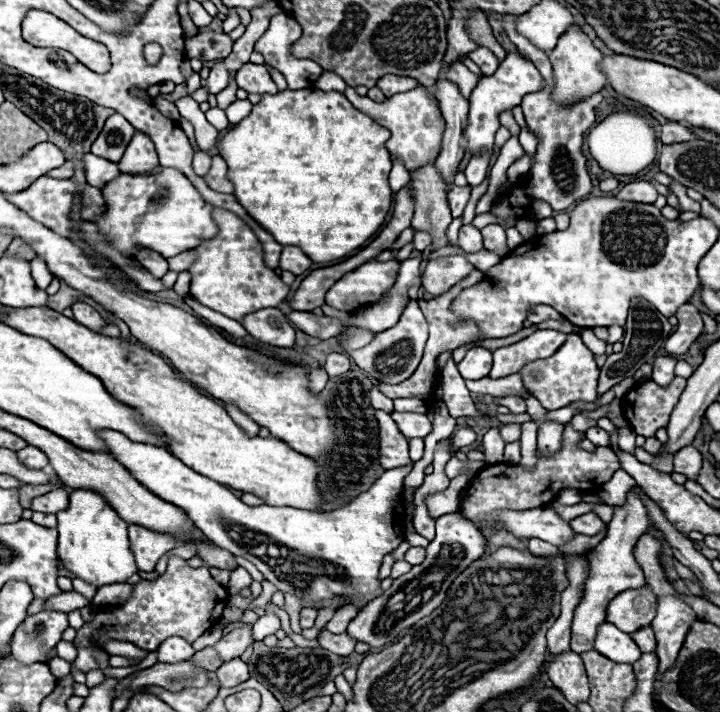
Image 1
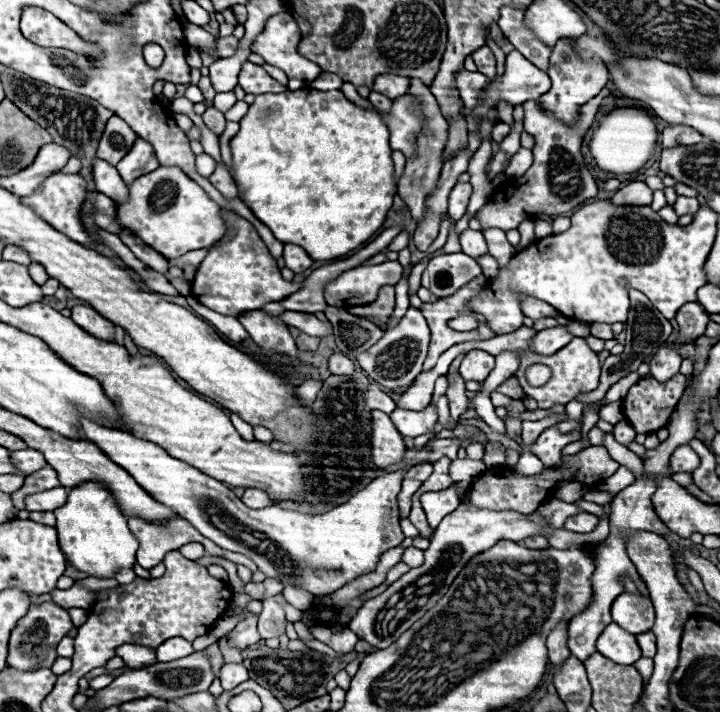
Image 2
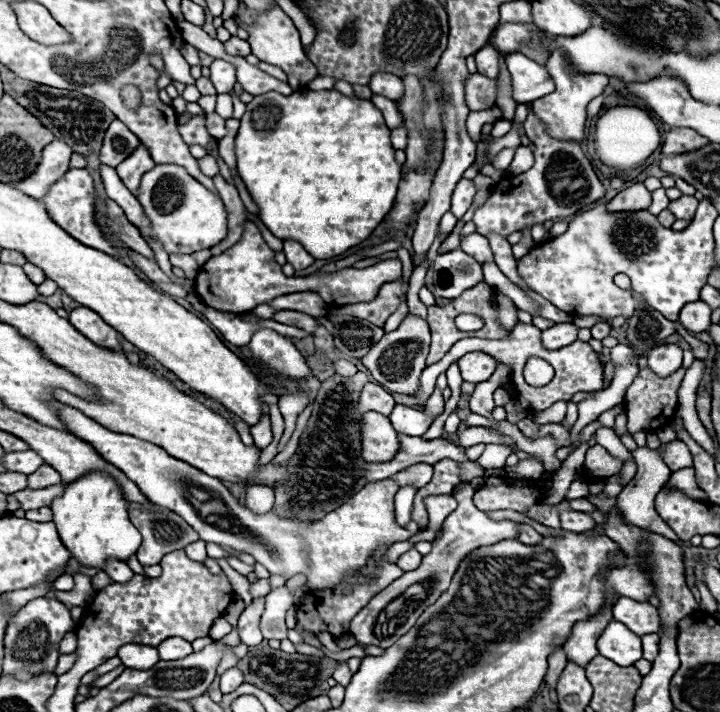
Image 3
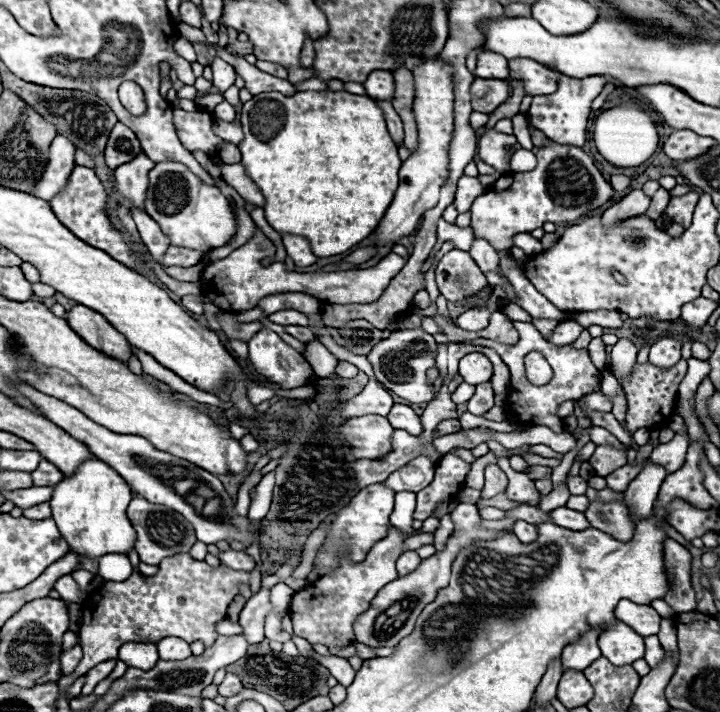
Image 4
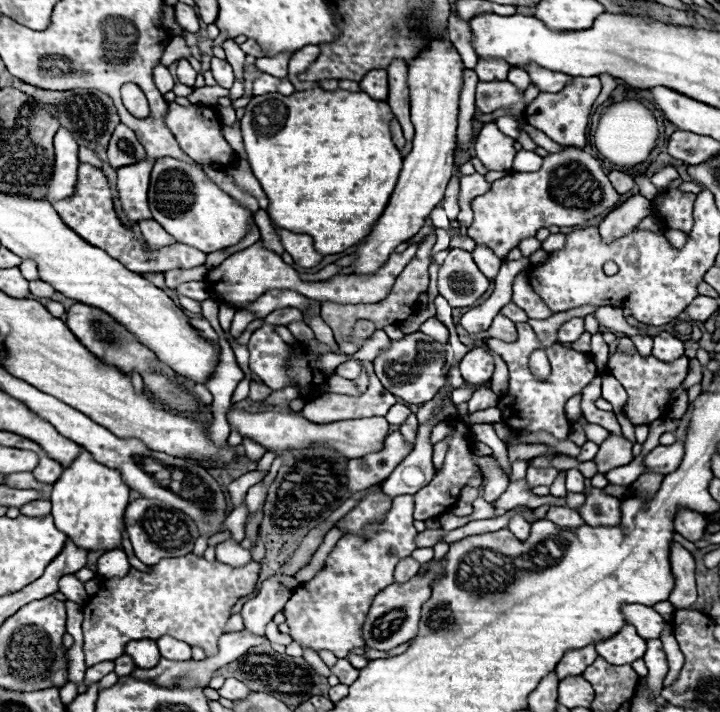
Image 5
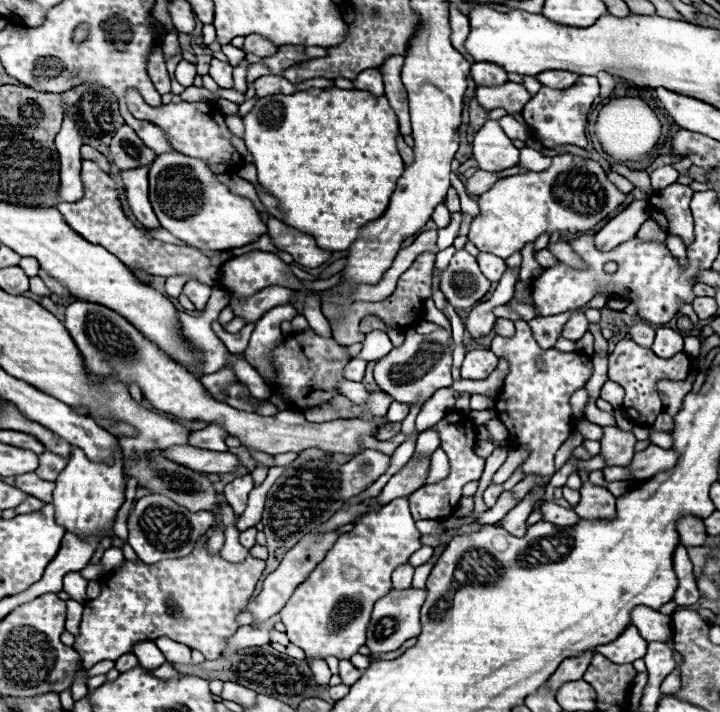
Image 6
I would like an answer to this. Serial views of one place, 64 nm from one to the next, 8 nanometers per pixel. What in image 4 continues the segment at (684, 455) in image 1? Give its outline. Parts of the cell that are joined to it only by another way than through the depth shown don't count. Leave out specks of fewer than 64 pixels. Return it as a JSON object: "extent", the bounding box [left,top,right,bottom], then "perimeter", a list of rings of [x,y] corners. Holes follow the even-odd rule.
{"extent":[650,434,689,472],"perimeter":[[[676,434],[670,442],[660,444],[658,448],[652,450],[650,460],[654,464],[664,466],[668,472],[676,472],[678,468],[684,466],[686,462],[686,454],[688,454],[689,438]]]}

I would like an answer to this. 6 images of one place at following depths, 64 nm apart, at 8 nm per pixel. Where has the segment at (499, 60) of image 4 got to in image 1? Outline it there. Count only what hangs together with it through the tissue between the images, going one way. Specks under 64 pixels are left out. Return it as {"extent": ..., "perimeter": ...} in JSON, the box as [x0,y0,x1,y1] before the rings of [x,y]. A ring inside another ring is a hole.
{"extent":[468,48,498,76],"perimeter":[[[478,48],[478,50],[472,50],[470,54],[468,54],[478,66],[480,66],[480,70],[482,70],[482,74],[484,76],[490,76],[492,72],[496,72],[496,68],[498,68],[498,58],[488,50],[488,48]]]}

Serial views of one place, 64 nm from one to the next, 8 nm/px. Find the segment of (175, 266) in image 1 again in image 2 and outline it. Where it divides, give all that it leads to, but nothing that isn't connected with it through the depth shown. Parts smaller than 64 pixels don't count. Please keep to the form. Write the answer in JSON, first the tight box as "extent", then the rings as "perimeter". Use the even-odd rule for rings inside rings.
{"extent":[170,248,208,268],"perimeter":[[[206,248],[190,251],[183,256],[170,260],[170,266],[182,268],[184,265],[197,266],[206,257],[208,250]]]}

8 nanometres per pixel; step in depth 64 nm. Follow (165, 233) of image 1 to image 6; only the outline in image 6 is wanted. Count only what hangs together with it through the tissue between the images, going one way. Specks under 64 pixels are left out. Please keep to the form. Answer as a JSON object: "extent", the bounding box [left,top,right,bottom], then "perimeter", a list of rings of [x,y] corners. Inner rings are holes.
{"extent":[150,152,266,250],"perimeter":[[[180,152],[176,154],[160,154],[152,164],[150,164],[150,202],[152,208],[158,216],[158,222],[162,228],[166,228],[170,234],[180,238],[182,242],[200,248],[200,250],[230,250],[230,248],[240,248],[250,242],[254,242],[258,236],[266,232],[264,222],[260,220],[260,212],[254,210],[252,202],[242,196],[234,196],[228,192],[224,184],[220,184],[210,168],[196,158],[188,158]]]}

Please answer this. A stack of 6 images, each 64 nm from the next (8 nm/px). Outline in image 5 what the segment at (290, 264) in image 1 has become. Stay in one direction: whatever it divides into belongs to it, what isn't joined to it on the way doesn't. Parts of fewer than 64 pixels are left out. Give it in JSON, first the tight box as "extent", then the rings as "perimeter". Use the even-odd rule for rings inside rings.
{"extent":[274,226,322,268],"perimeter":[[[274,226],[274,228],[282,240],[284,250],[294,258],[294,264],[298,264],[302,268],[312,268],[322,260],[322,256],[314,250],[312,238],[308,234],[294,234],[294,232],[278,228],[278,226]]]}

